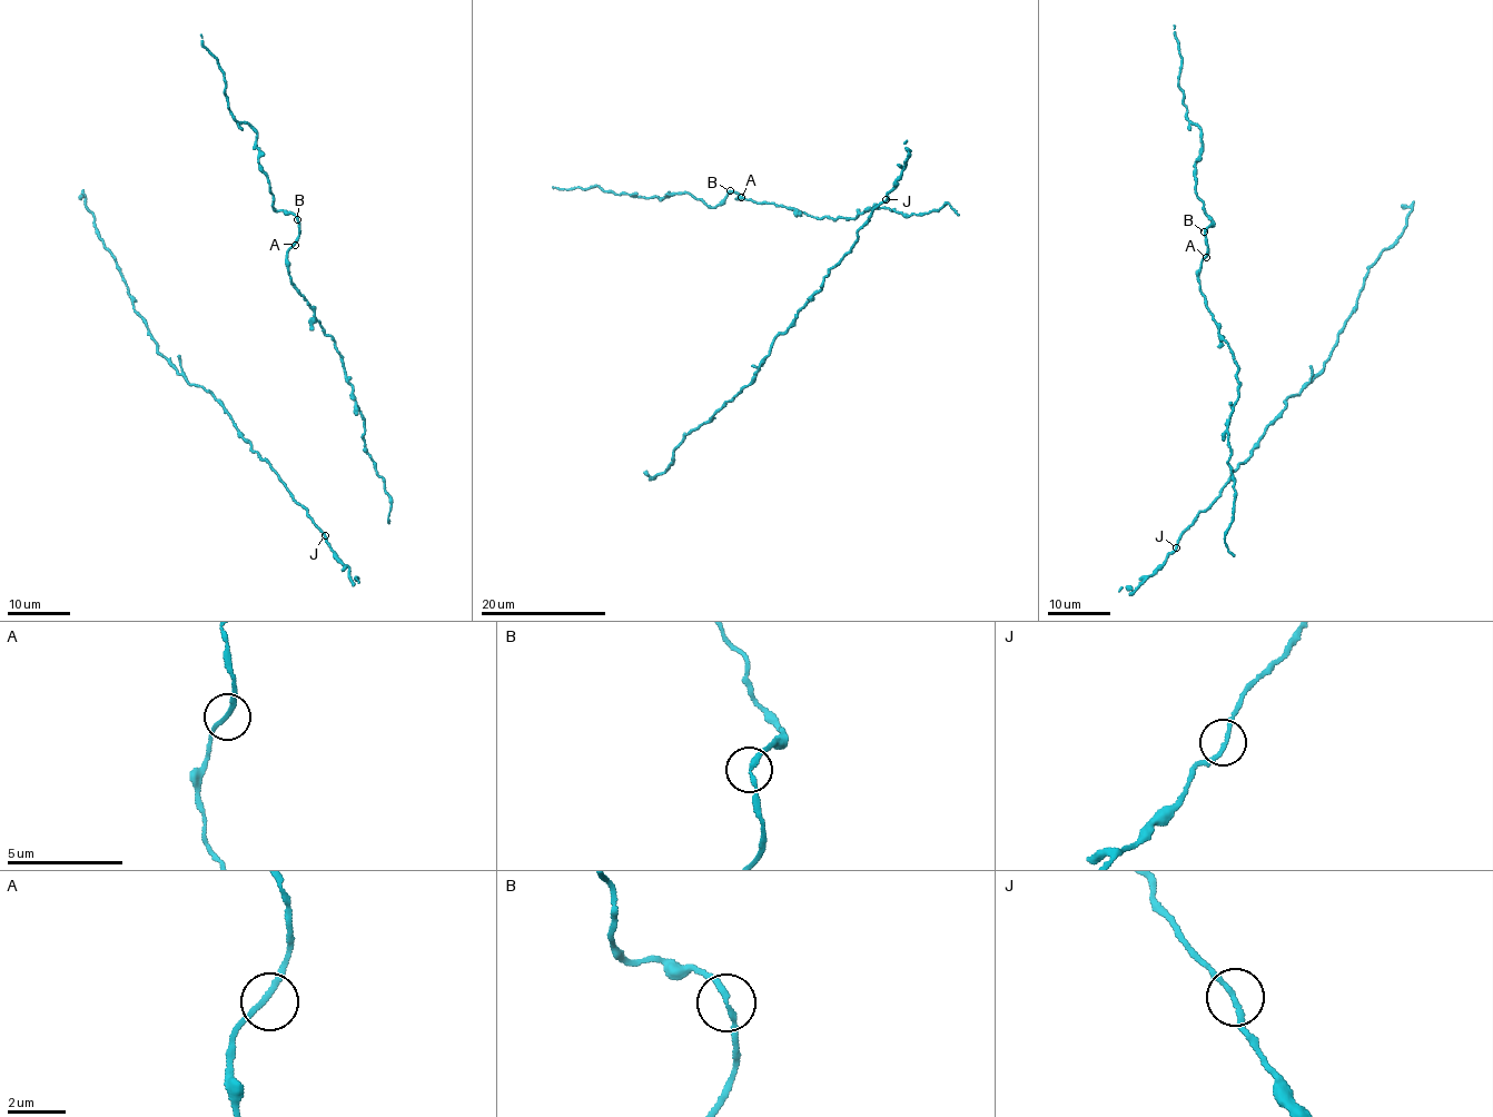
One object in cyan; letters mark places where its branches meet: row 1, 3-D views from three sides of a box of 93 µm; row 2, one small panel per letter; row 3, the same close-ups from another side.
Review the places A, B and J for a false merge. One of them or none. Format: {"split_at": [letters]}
{"split_at": []}

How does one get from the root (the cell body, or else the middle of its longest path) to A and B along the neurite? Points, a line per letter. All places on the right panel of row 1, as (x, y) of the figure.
A: (1228, 529), (1234, 478), (1227, 464), (1227, 427), (1238, 381), (1231, 347), (1200, 293), (1198, 273), (1206, 257)
B: (1228, 529), (1234, 478), (1227, 464), (1227, 427), (1238, 381), (1231, 347), (1200, 293), (1204, 233)

